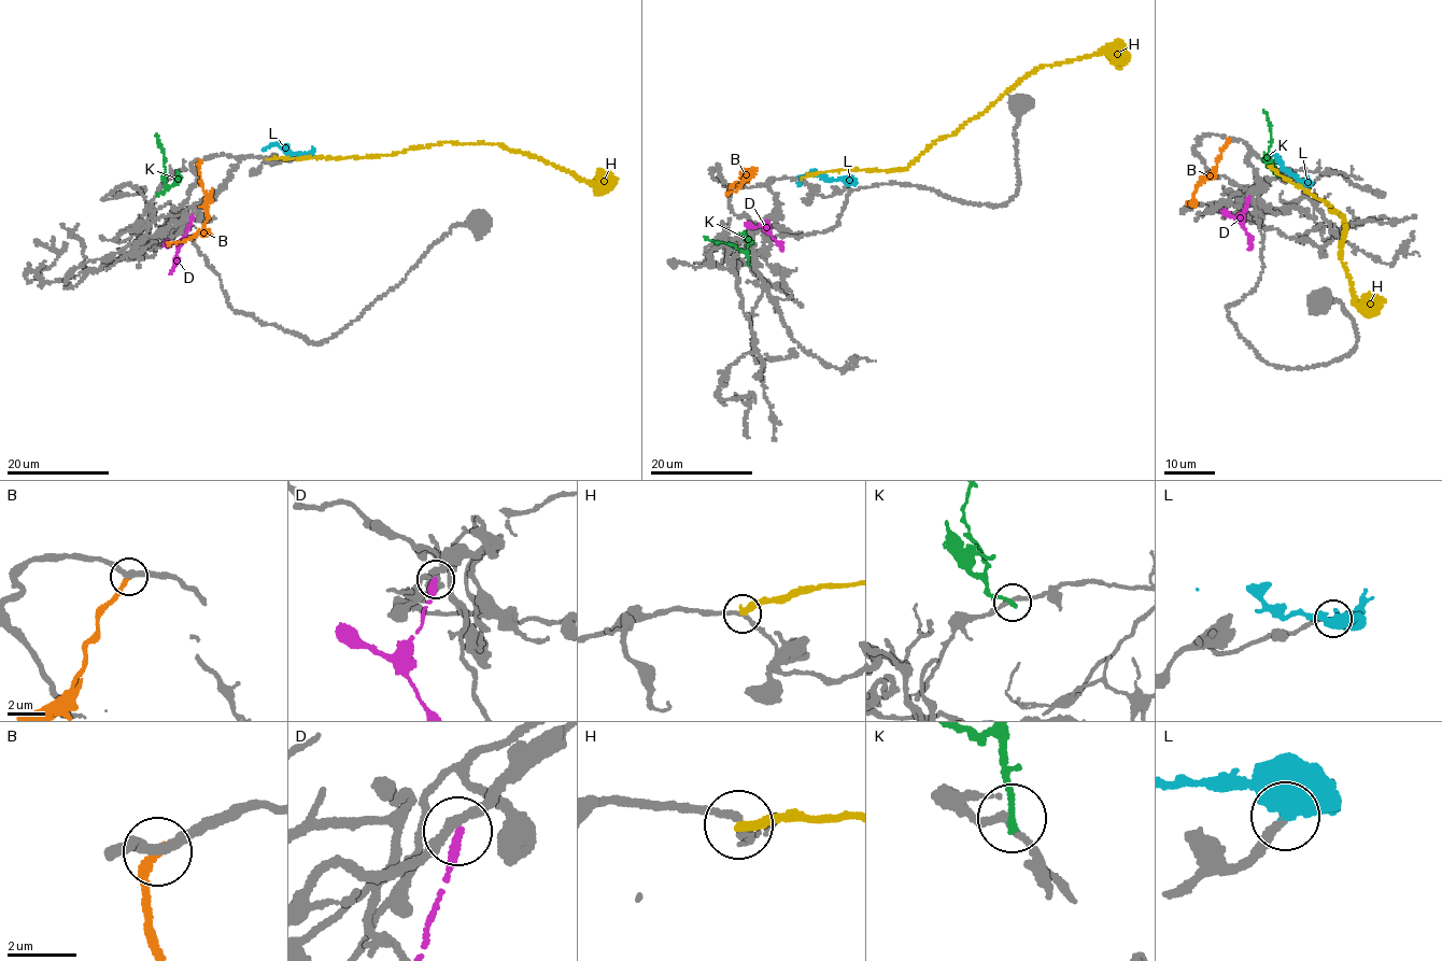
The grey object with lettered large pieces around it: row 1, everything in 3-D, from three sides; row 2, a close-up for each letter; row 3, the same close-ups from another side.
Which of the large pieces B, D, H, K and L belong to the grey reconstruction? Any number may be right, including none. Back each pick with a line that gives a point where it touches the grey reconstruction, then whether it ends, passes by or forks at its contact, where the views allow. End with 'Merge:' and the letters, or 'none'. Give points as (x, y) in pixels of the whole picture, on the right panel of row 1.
L: contact (1306, 181); it ends
Merge: L

